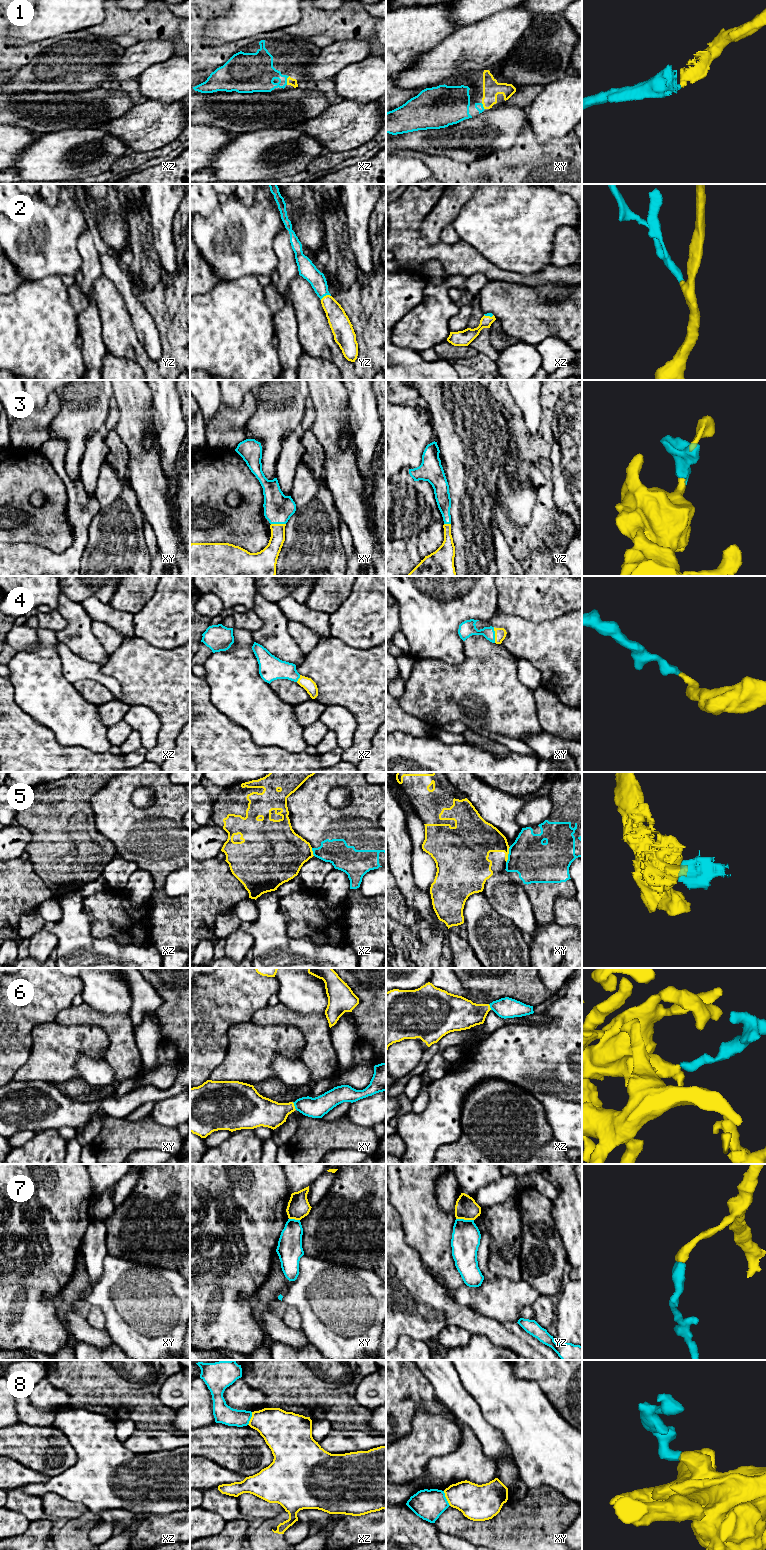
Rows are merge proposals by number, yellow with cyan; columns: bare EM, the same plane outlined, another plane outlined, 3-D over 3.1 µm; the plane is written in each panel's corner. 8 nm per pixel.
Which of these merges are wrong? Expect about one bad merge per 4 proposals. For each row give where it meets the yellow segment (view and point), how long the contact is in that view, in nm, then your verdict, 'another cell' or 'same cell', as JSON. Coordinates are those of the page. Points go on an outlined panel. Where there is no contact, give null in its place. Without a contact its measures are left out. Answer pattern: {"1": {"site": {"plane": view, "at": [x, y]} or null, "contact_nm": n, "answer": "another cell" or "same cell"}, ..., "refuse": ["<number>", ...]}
{"1": {"site": {"plane": "xz", "at": [287, 80]}, "contact_nm": 80, "answer": "same cell"}, "2": {"site": {"plane": "yz", "at": [326, 295]}, "contact_nm": 90, "answer": "same cell"}, "3": {"site": {"plane": "xy", "at": [278, 524]}, "contact_nm": 120, "answer": "same cell"}, "4": {"site": {"plane": "xy", "at": [495, 635]}, "contact_nm": 130, "answer": "same cell"}, "5": {"site": {"plane": "xy", "at": [507, 855]}, "contact_nm": 130, "answer": "another cell"}, "6": {"site": {"plane": "xy", "at": [294, 1106]}, "contact_nm": 70, "answer": "same cell"}, "7": {"site": {"plane": "yz", "at": [465, 1219]}, "contact_nm": 140, "answer": "another cell"}, "8": {"site": {"plane": "xy", "at": [446, 1498]}, "contact_nm": 130, "answer": "another cell"}, "refuse": ["5", "7", "8"]}

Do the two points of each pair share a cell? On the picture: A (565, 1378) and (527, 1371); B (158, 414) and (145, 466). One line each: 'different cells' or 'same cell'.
A: same cell
B: different cells

